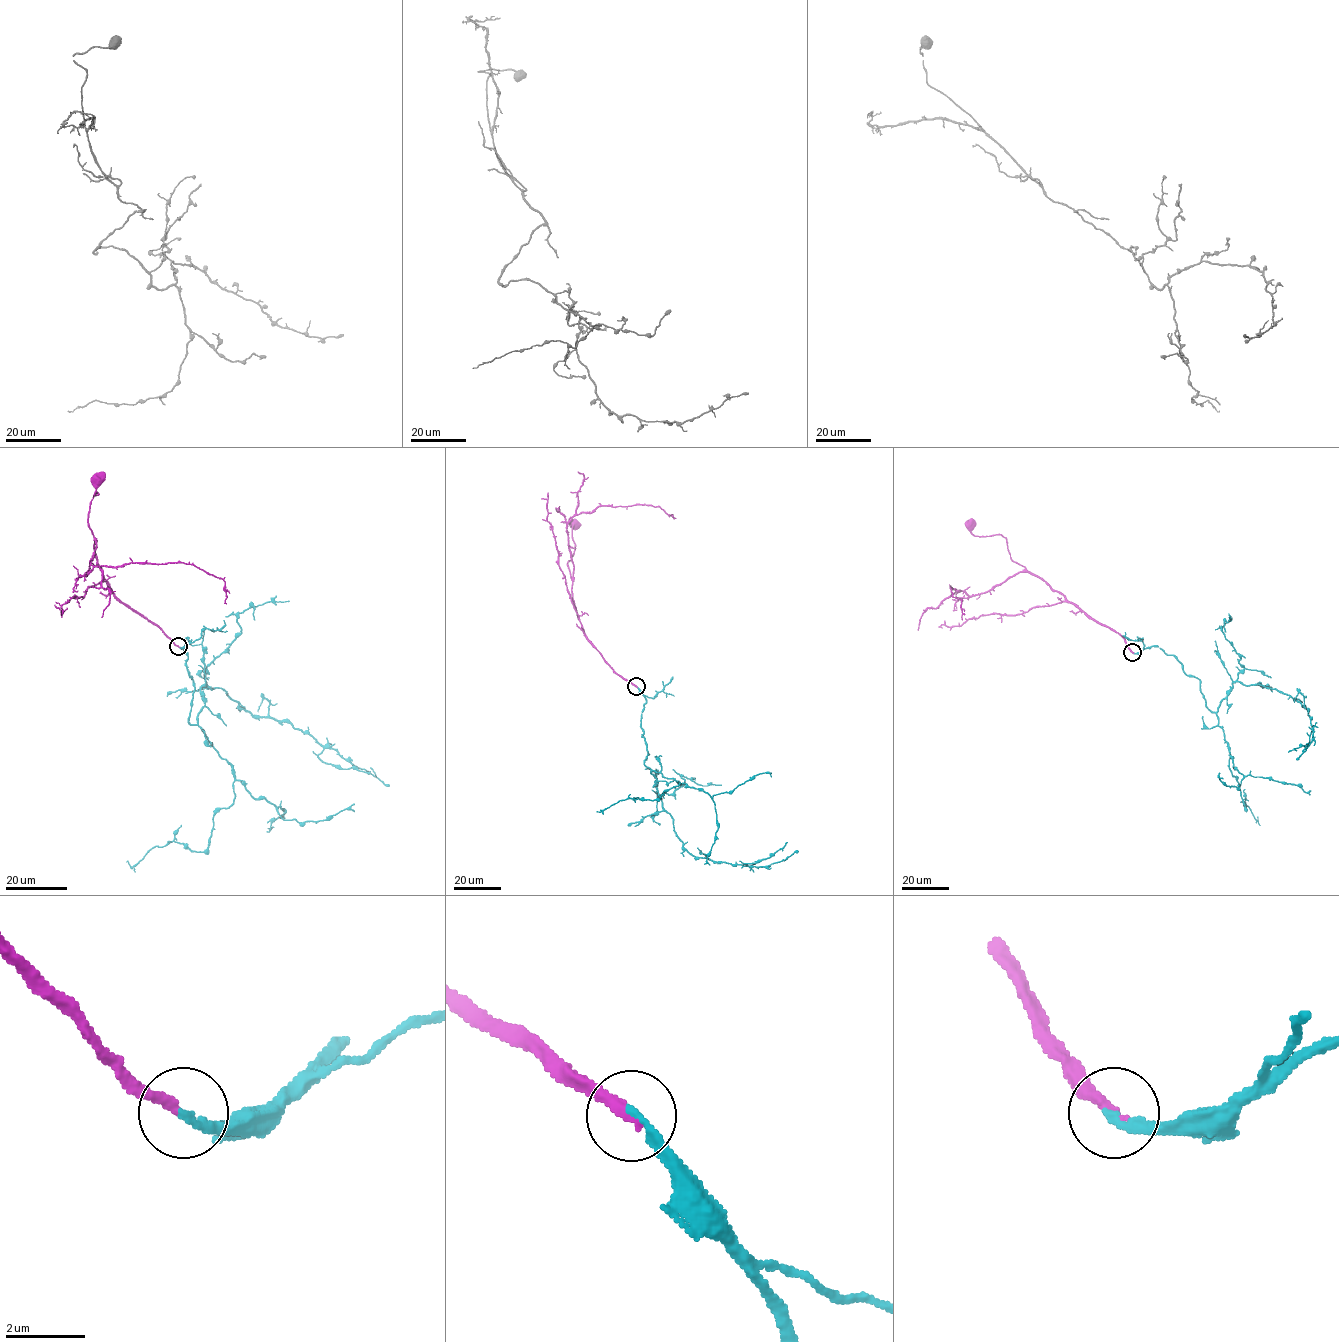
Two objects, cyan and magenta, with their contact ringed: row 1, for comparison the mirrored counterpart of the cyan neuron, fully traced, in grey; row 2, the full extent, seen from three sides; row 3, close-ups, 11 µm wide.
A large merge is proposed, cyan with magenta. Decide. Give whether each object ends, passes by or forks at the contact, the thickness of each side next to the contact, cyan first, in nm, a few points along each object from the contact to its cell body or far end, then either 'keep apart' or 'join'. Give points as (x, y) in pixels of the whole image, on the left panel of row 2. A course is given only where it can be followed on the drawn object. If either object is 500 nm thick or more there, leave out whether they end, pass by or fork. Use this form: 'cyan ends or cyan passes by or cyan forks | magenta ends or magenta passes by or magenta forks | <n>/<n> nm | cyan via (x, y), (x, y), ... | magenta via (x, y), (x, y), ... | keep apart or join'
cyan ends | magenta ends | 200/280 nm | cyan via (179, 646), (191, 641), (191, 724), (200, 688), (221, 688), (254, 716), (308, 732), (324, 762), (375, 776) | magenta via (179, 646), (110, 591), (94, 554), (94, 537), (88, 517), (91, 499), (98, 494), (94, 495), (97, 479) | join

